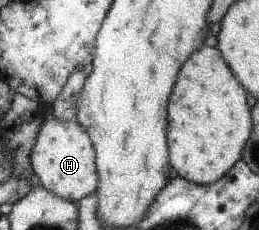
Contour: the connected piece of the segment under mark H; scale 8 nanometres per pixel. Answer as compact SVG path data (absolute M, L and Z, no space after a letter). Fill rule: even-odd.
M45 113L29 161L34 181L57 197L75 203L96 190L98 178L94 149L84 128L79 127L75 121L61 122Z

